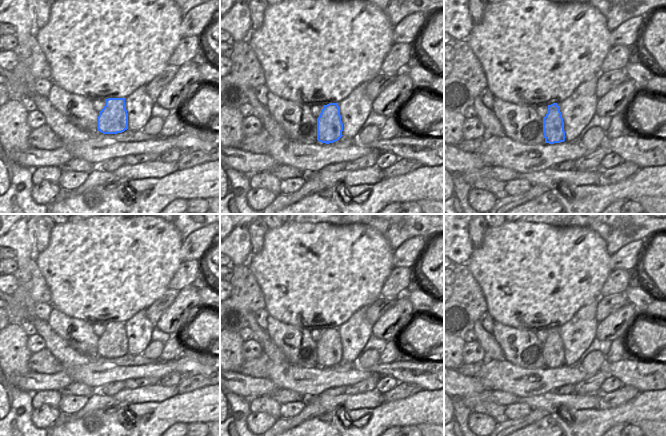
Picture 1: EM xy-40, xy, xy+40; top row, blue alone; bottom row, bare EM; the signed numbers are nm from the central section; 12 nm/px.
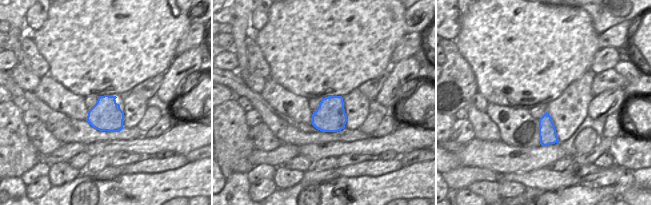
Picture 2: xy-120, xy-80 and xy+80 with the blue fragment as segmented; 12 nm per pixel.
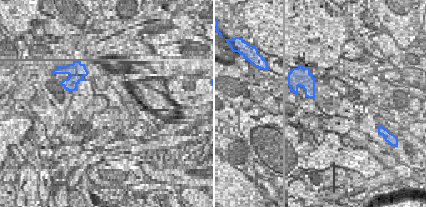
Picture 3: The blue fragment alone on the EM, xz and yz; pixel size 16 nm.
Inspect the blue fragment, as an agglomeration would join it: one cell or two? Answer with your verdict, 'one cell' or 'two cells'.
two cells

